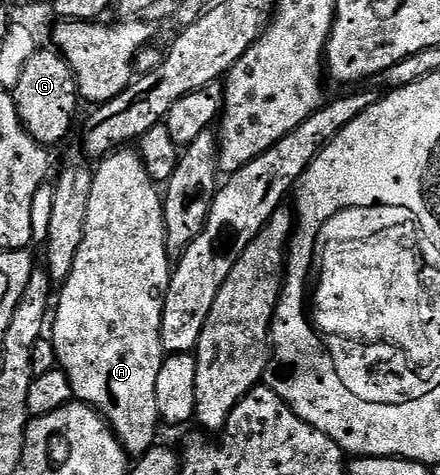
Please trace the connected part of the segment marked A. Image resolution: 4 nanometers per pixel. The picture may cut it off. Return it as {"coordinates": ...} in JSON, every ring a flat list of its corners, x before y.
{"coordinates":[[119,148,97,163,92,197,88,199,88,220,84,220,84,240,80,243,80,252,76,252,68,280,61,283,52,314,54,351,58,366,72,384,74,398,93,406,110,423,114,435,130,456,141,456,155,445,157,438,154,437,160,427,156,376,160,376,164,357,162,313,172,273,162,199,137,149]]}

